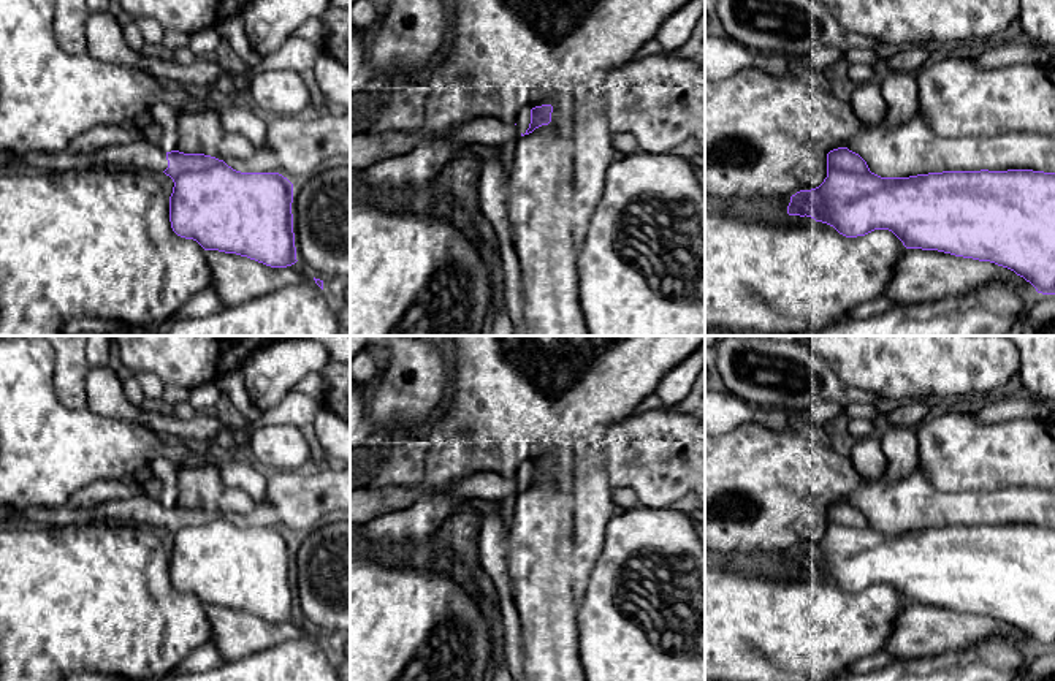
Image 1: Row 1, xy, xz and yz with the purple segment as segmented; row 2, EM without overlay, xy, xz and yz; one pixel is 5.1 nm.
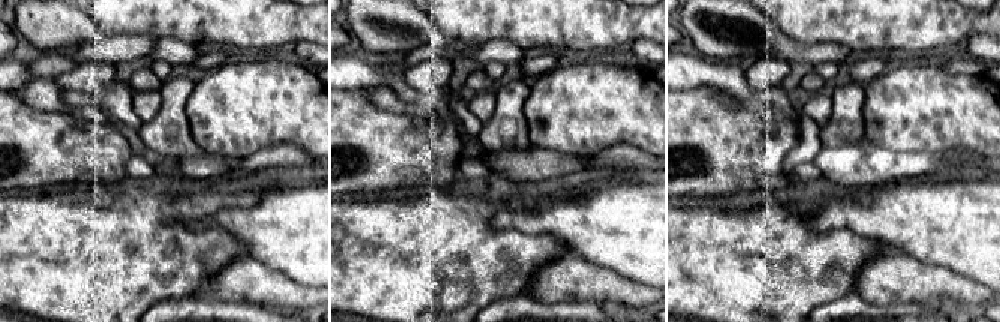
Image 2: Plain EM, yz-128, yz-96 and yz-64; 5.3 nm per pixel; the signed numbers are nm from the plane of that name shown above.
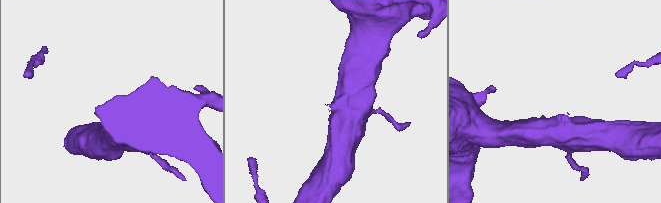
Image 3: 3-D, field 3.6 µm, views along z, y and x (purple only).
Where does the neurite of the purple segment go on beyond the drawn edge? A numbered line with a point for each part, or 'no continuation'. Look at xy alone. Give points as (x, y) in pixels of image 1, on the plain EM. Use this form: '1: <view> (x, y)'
1: xy (146, 510)

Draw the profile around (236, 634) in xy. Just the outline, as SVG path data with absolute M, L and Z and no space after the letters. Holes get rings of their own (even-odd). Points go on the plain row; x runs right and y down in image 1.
M208 605L206 614L214 632L212 643L225 662L312 633L299 616L287 622L271 622L247 611L219 605Z

